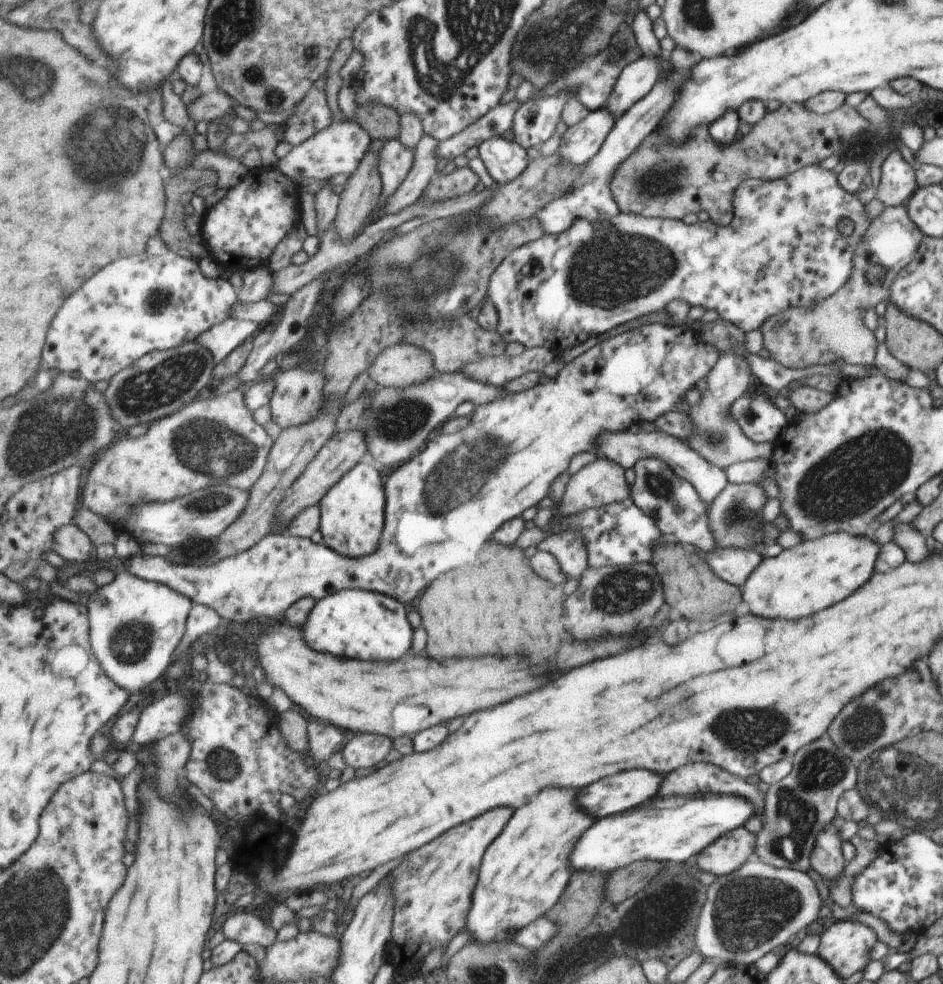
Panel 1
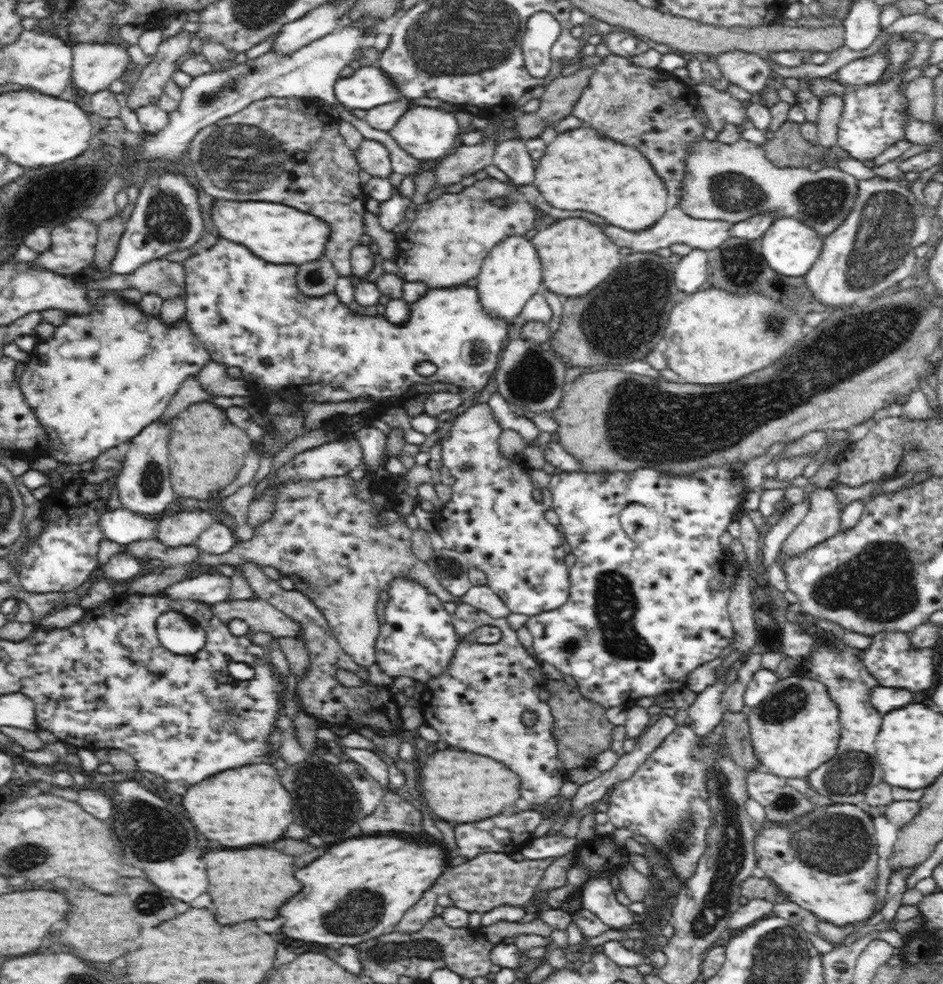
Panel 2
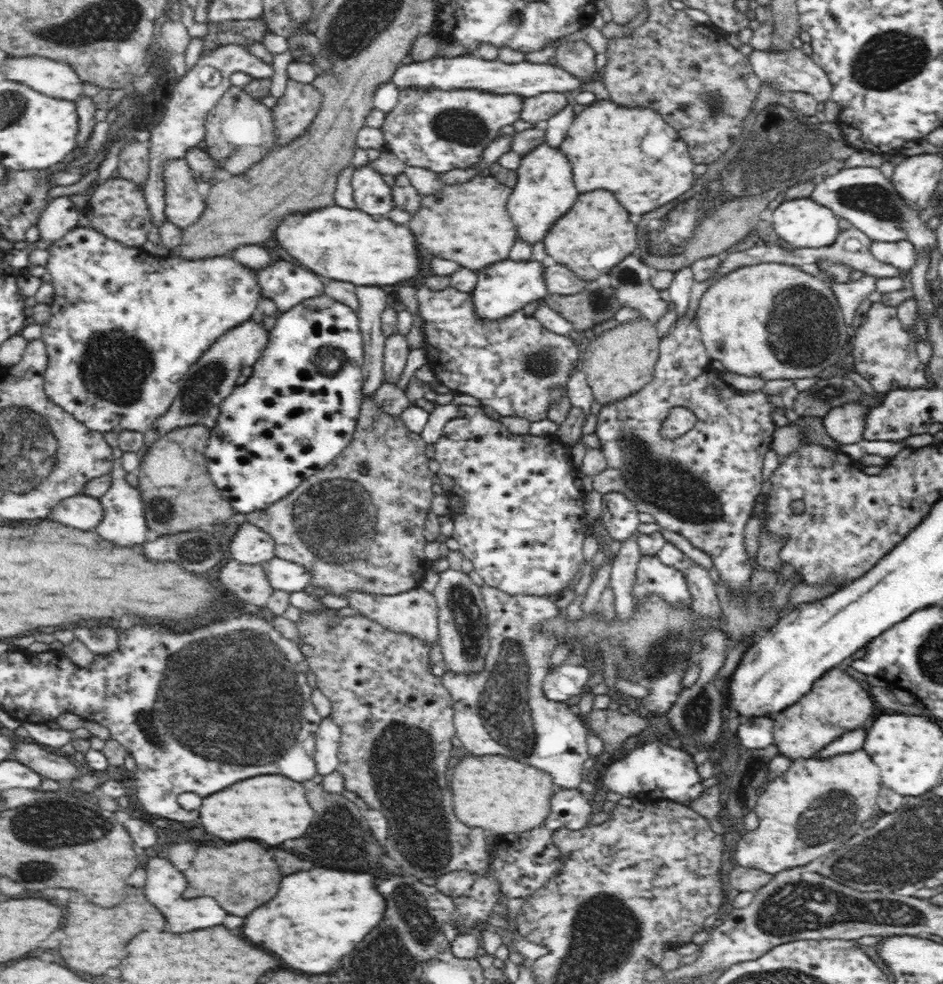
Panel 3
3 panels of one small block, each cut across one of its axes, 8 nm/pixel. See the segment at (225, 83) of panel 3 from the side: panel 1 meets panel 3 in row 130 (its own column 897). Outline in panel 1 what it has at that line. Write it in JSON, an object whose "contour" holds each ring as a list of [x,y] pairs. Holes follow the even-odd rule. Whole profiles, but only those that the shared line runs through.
{"contour":[[[892,151],[881,166],[876,202],[886,207],[905,205],[918,188],[915,176],[915,168],[902,157],[900,151]]]}

